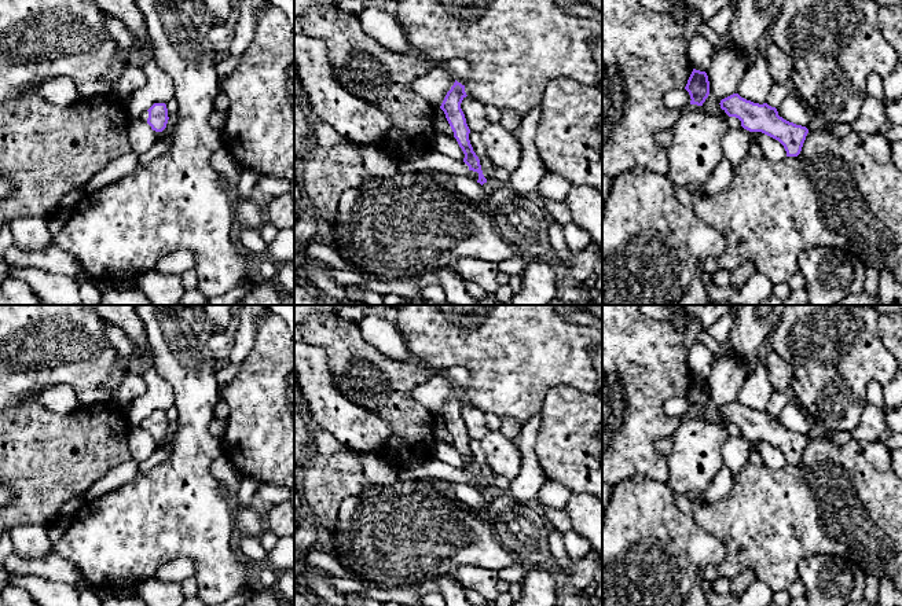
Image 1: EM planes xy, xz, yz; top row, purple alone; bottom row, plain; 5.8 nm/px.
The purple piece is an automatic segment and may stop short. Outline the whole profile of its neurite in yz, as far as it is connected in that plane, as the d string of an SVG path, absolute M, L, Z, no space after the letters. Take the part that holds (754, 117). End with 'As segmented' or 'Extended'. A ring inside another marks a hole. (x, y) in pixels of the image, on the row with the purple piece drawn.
M733 93L720 100L720 109L729 115L741 121L741 126L749 132L762 132L778 140L786 157L798 157L808 129L789 122L778 115L776 107L767 103L759 104Z. As segmented

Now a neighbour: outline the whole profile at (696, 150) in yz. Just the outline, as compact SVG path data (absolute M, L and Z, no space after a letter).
M690 104L679 117L668 151L667 176L675 188L707 198L701 187L710 181L715 168L726 154L723 136L729 126L726 118L711 114L701 106Z

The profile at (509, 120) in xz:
M502 110L499 124L507 131L512 132L517 129L521 124L522 117L517 115L513 110Z

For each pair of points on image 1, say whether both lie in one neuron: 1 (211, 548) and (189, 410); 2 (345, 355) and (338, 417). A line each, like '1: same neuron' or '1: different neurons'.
1: same neuron
2: different neurons

